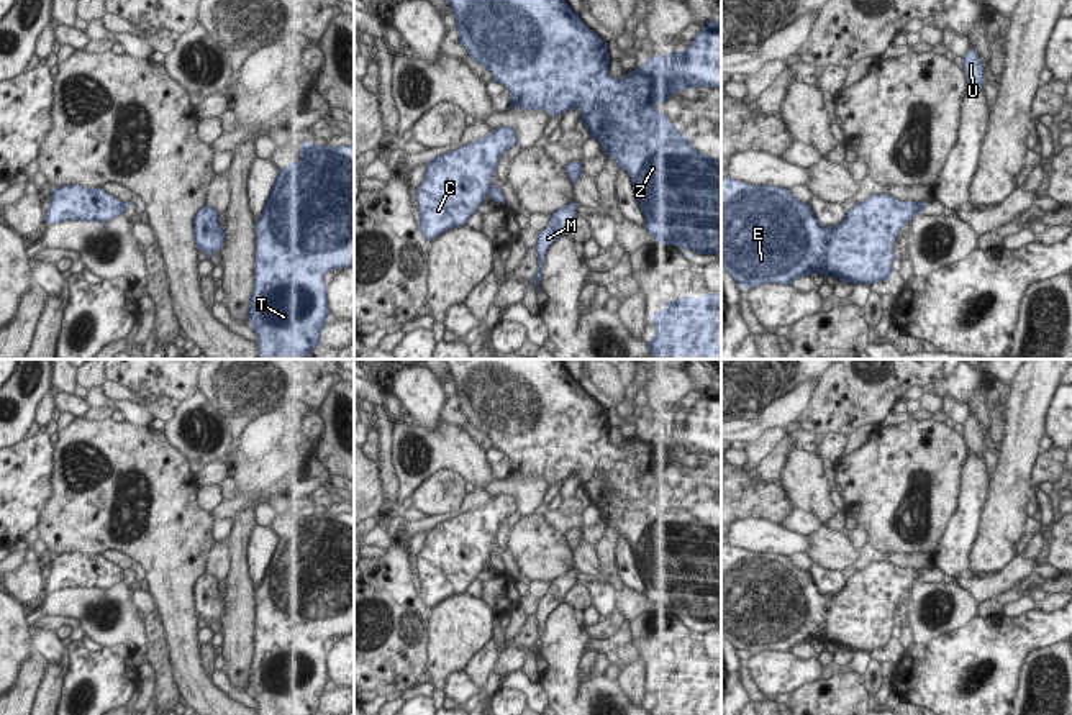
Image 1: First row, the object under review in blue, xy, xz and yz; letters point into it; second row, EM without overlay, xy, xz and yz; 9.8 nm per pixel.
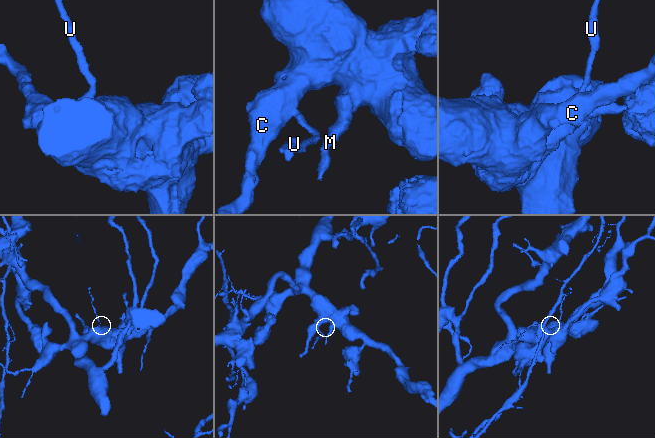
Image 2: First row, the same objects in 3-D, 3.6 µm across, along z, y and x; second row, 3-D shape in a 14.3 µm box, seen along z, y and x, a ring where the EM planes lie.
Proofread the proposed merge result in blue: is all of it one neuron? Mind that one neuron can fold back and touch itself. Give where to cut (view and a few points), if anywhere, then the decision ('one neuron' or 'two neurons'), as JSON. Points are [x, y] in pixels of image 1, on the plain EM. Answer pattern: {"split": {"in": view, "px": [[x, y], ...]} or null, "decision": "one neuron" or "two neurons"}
{"split": {"in": "xz", "px": [[490, 555], [487, 560]]}, "decision": "two neurons"}

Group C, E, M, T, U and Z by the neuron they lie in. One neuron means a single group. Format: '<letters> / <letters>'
C E M T Z / U

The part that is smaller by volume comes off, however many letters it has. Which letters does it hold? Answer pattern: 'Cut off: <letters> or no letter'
Cut off: U

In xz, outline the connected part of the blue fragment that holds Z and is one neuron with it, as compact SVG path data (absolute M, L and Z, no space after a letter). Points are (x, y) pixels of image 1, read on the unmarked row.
M447 359L447 371L452 376L459 410L470 426L485 433L492 449L505 453L510 459L506 477L539 479L543 476L552 485L577 474L579 489L588 495L603 520L615 526L618 538L625 536L629 541L649 603L661 612L721 623L721 528L695 517L688 505L669 489L669 482L656 477L659 469L667 469L680 458L721 454L721 389L708 387L687 417L652 423L629 438L628 446L613 446L608 441L606 410L580 387L561 359Z

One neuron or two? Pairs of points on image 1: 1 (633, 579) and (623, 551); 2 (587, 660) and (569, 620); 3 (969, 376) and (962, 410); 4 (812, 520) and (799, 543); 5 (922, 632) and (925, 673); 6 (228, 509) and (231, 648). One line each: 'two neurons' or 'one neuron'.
1: one neuron
2: two neurons
3: two neurons
4: two neurons
5: two neurons
6: two neurons

